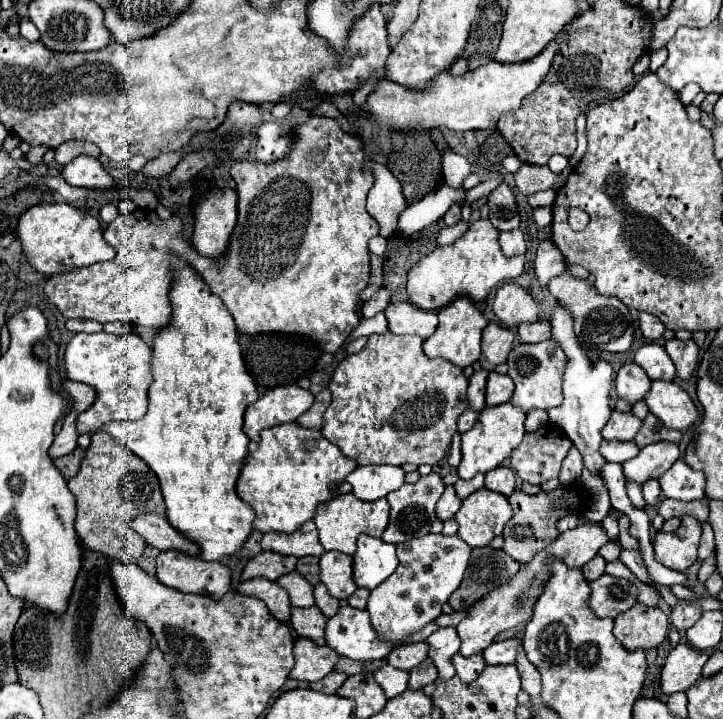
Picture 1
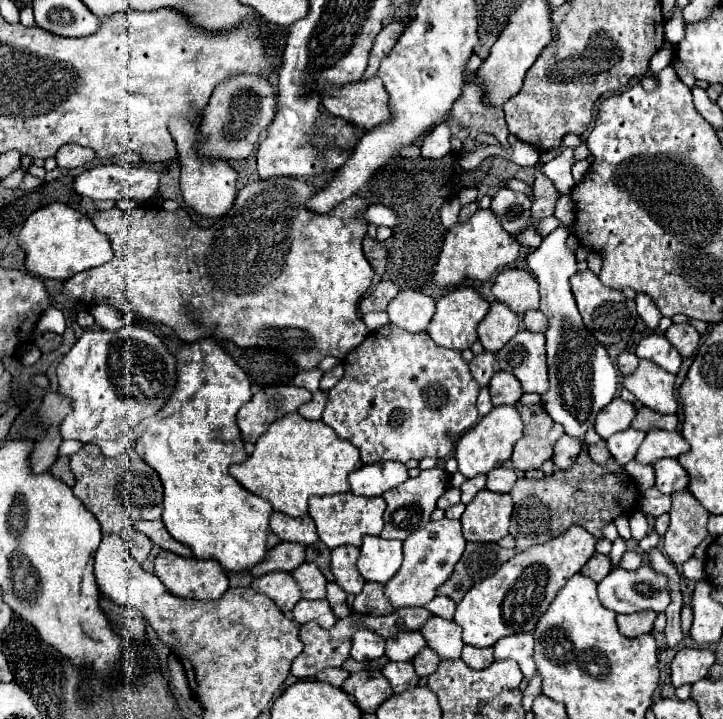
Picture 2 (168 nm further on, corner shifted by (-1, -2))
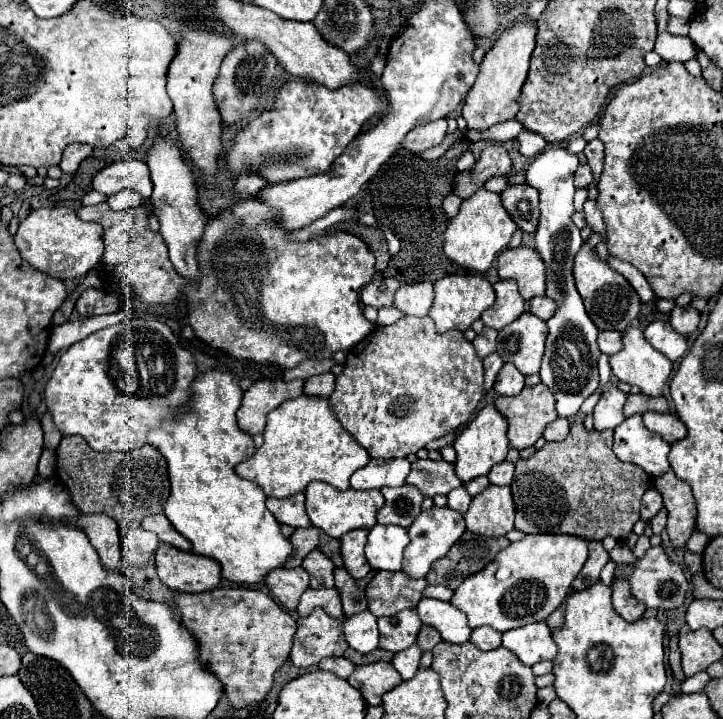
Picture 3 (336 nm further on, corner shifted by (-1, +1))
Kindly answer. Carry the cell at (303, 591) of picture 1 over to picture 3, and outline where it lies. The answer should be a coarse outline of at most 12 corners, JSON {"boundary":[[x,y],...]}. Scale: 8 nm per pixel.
{"boundary":[[314,549],[302,563],[310,587],[334,587],[334,563]]}

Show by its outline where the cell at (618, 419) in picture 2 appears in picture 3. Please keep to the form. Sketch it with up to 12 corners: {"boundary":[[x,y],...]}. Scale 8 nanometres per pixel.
{"boundary":[[604,389],[594,407],[598,431],[618,427],[626,393]]}

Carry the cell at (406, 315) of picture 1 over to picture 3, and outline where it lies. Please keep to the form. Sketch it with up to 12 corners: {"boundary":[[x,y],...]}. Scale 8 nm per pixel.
{"boundary":[[432,283],[402,285],[394,305],[404,315],[424,317],[434,299]]}

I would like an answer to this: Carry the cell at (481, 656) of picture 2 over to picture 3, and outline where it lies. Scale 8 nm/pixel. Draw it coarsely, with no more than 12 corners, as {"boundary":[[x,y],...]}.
{"boundary":[[484,627],[472,631],[470,641],[482,651],[502,645],[502,633]]}

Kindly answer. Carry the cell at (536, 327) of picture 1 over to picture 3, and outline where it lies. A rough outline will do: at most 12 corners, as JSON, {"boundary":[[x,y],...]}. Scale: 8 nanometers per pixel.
{"boundary":[[534,297],[530,311],[548,321],[556,311],[550,297]]}

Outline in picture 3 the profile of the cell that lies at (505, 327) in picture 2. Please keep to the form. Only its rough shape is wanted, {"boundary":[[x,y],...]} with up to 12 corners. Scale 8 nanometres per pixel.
{"boundary":[[514,281],[494,283],[496,301],[482,313],[486,327],[502,329],[524,313]]}

